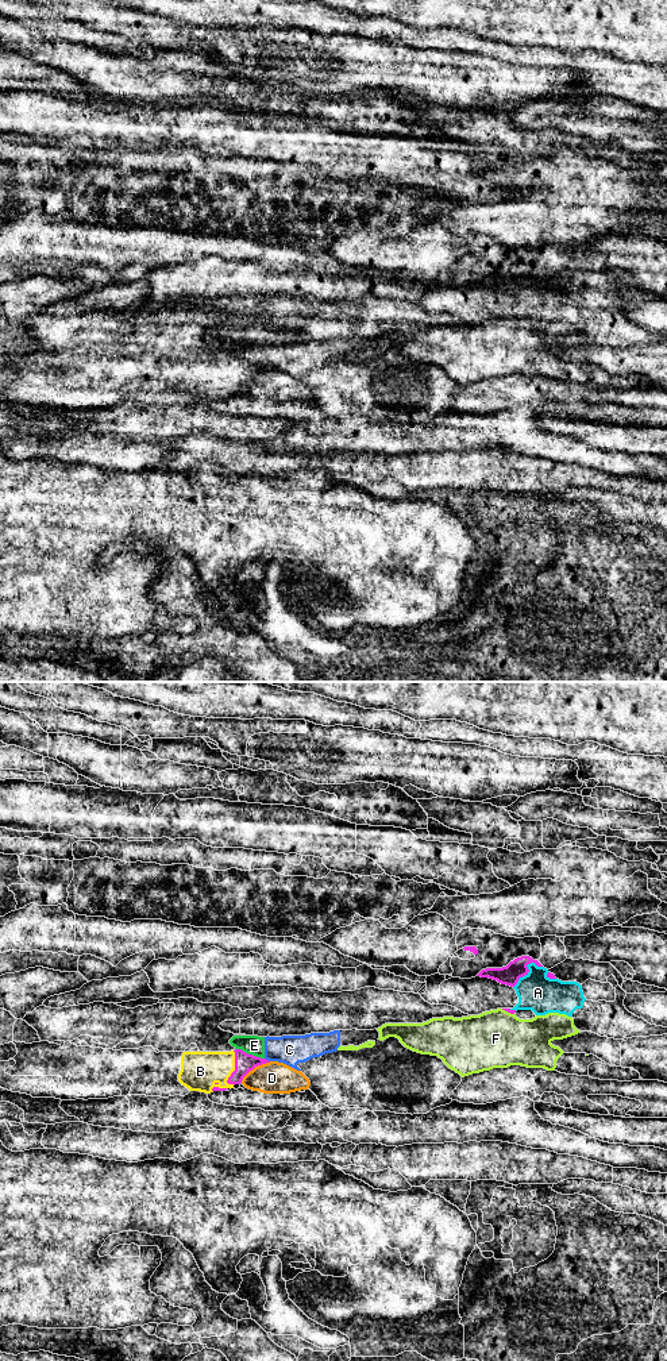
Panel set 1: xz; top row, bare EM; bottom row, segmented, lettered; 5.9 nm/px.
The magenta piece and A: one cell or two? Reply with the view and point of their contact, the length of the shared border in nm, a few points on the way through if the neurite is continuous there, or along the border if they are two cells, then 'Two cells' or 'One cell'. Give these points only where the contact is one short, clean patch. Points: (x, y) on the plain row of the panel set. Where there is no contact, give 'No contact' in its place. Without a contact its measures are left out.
Touches magenta at xz (528, 278). Shared border 220 nm. Two cells

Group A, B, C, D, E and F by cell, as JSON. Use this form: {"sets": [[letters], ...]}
{"sets": [["A"], ["B"], ["C", "E"], ["D"], ["F"]]}

